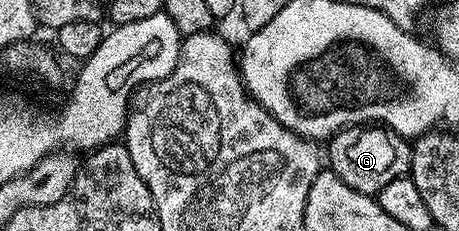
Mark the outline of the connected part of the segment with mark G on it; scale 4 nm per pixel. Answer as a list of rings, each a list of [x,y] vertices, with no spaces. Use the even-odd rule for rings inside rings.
[[[384,126],[344,128],[328,141],[327,147],[327,164],[331,171],[343,182],[347,182],[347,186],[368,196],[376,197],[383,186],[387,186],[387,182],[395,182],[395,178],[400,176],[409,176],[413,157],[412,143]]]

